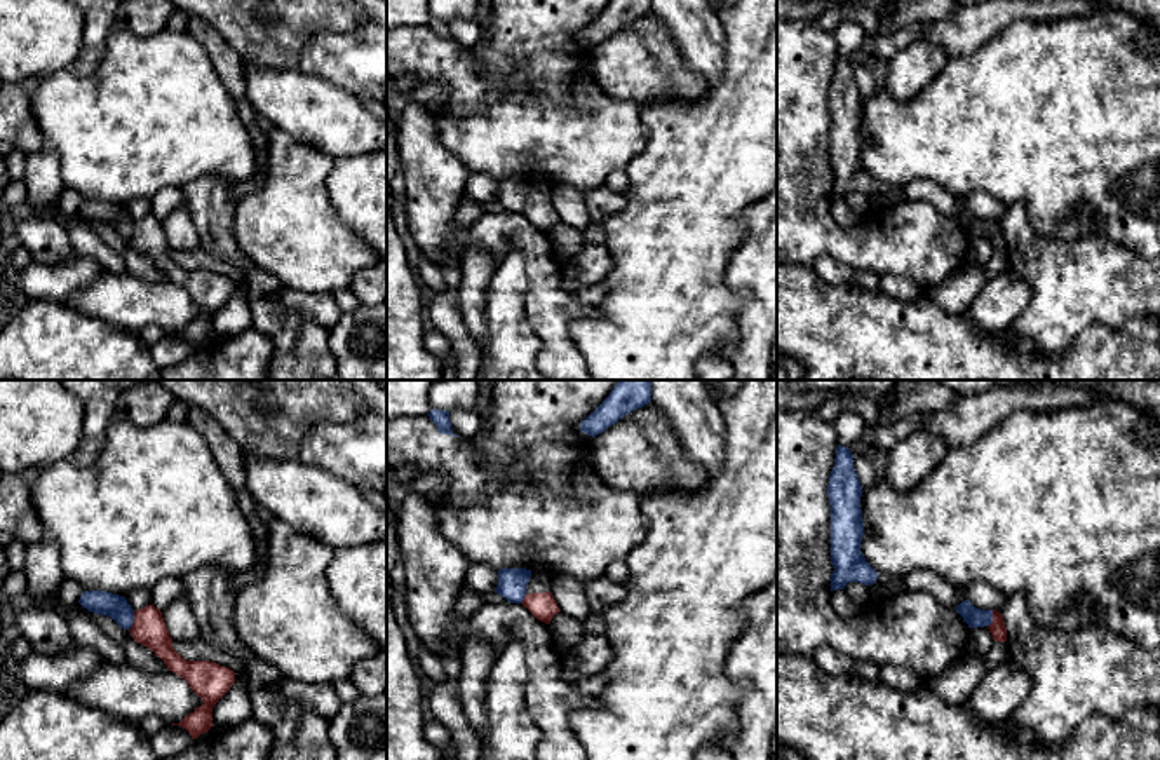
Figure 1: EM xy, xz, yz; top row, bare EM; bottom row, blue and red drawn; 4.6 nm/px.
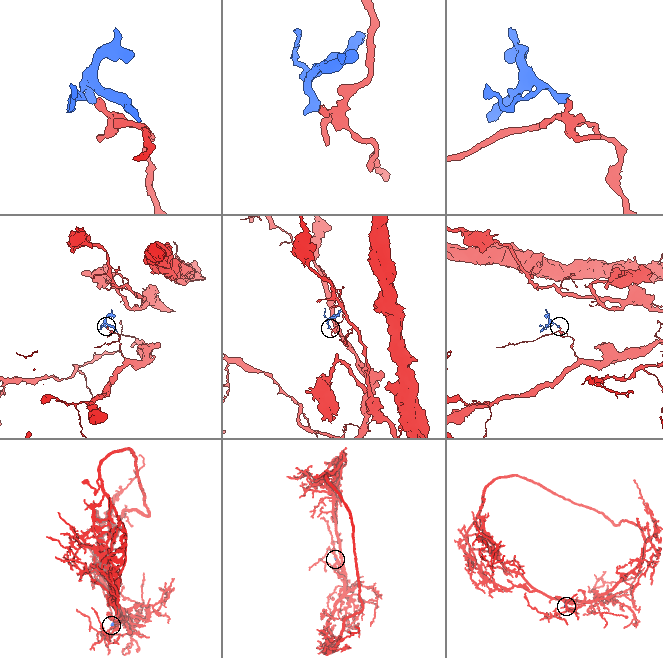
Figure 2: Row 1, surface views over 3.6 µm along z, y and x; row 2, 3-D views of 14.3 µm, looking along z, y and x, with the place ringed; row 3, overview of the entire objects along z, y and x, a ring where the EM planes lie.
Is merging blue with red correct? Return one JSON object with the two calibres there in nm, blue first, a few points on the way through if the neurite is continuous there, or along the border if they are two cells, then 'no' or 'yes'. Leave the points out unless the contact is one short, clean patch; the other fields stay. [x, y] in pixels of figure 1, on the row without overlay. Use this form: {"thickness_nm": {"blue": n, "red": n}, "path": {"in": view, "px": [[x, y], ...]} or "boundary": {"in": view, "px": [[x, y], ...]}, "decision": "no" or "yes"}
{"thickness_nm": {"blue": 110, "red": 160}, "boundary": {"in": "xy", "px": [[134, 220], [134, 230], [129, 239]]}, "decision": "no"}

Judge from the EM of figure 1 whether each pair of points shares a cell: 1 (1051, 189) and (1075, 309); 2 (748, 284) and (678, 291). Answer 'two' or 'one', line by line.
1: two
2: two

